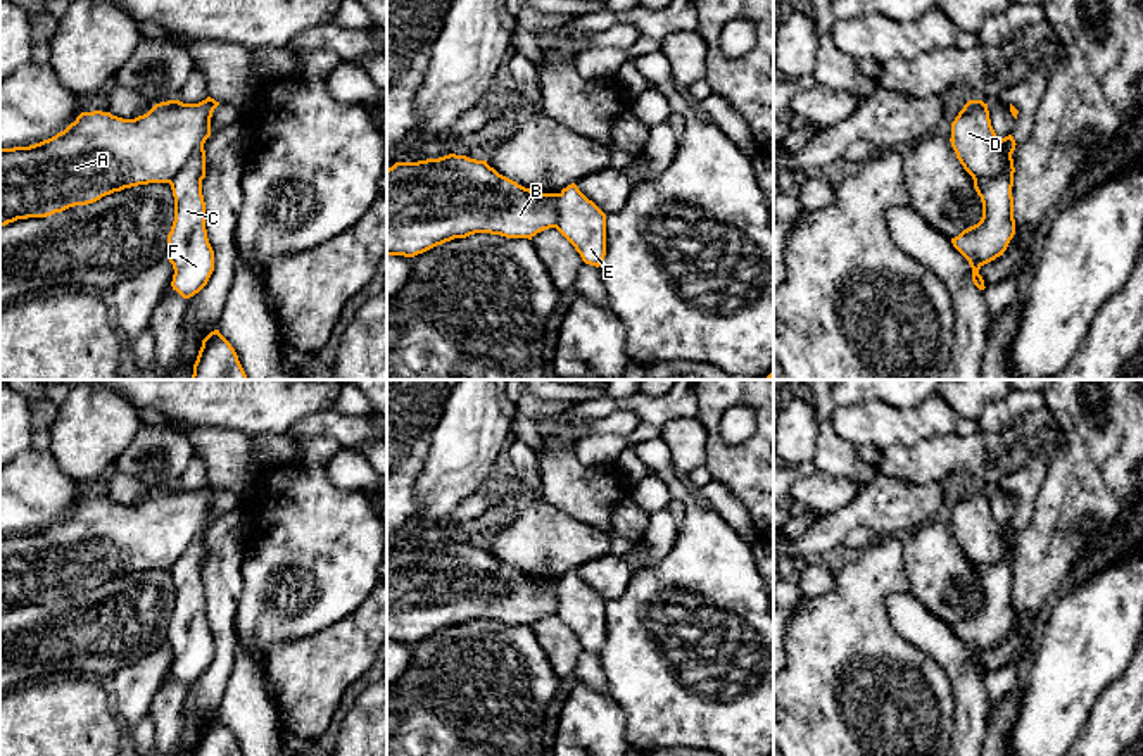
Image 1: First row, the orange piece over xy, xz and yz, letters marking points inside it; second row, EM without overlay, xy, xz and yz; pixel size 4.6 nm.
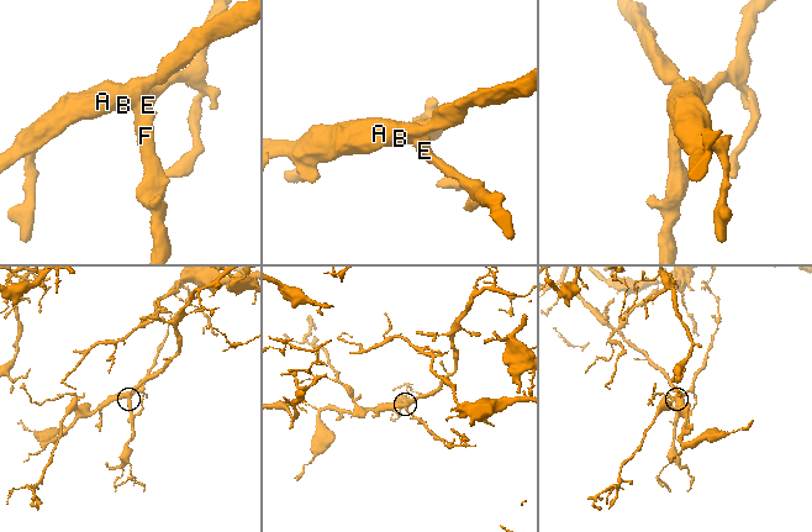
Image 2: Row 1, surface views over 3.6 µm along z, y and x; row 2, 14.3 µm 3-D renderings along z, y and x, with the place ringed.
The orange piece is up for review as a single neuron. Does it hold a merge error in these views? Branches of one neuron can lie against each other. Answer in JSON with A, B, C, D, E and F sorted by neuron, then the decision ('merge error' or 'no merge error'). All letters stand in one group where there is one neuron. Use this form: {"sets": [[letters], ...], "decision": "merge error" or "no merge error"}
{"sets": [["A", "B", "D"], ["C", "E", "F"]], "decision": "merge error"}

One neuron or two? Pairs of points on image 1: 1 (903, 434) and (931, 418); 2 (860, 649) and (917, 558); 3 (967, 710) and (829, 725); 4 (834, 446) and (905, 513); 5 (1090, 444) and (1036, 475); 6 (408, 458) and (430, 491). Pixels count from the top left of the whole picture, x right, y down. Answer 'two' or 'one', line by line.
1: one
2: two
3: two
4: two
5: two
6: two

